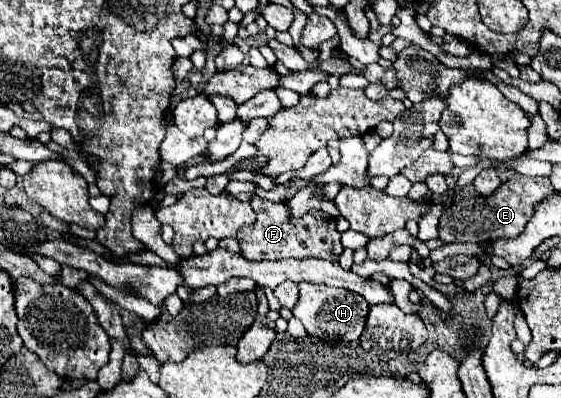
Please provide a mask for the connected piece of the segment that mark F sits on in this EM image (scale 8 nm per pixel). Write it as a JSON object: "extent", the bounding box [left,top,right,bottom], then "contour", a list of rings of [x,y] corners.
{"extent":[236,197,344,261],"contour":[[[254,197],[250,205],[256,213],[256,221],[248,227],[242,227],[242,231],[236,235],[244,259],[264,261],[267,258],[274,260],[275,258],[318,257],[318,259],[338,261],[344,247],[340,245],[340,233],[336,231],[334,217],[324,215],[324,211],[310,211],[304,213],[300,219],[292,221],[290,211],[284,203],[274,203]]]}

